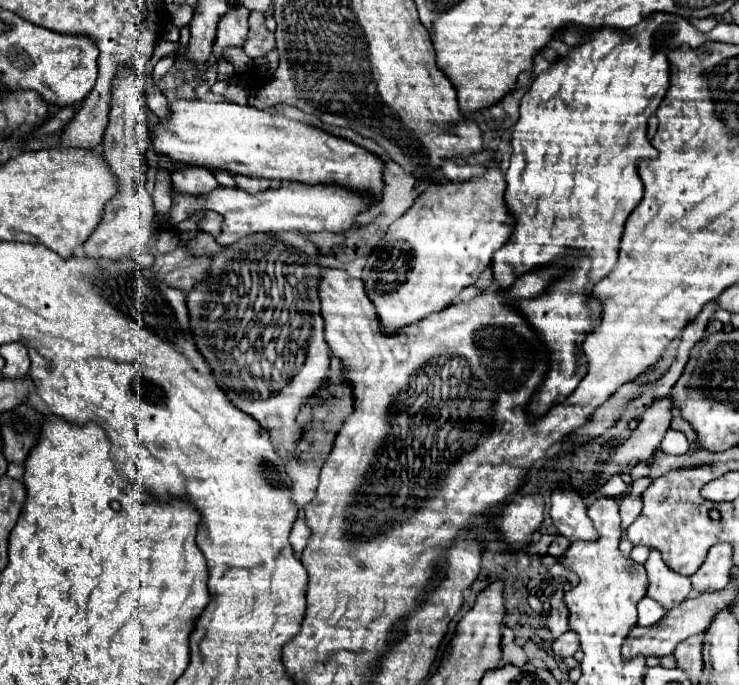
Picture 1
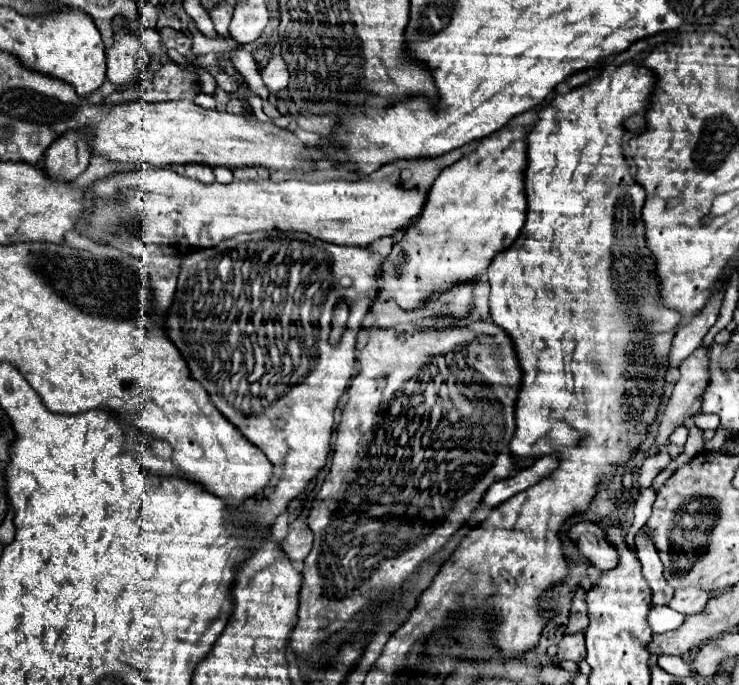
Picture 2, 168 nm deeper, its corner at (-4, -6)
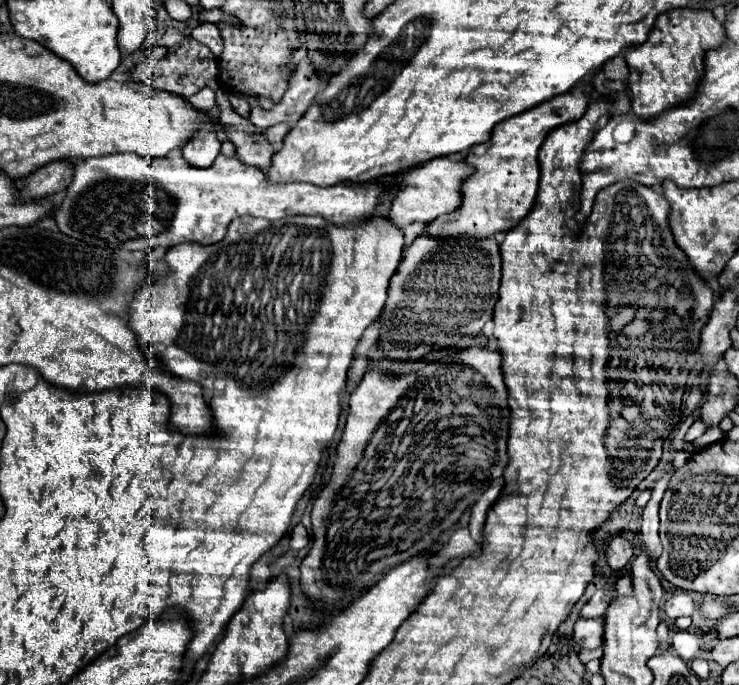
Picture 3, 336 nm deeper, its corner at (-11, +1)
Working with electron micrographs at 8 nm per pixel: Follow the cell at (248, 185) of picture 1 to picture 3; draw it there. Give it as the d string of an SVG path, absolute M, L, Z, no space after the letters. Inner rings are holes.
M217 90L217 106L219 106L219 124L227 128L227 140L231 140L237 148L237 158L249 166L257 166L267 170L271 166L273 146L265 140L265 136L247 120L241 118L229 104L227 94Z

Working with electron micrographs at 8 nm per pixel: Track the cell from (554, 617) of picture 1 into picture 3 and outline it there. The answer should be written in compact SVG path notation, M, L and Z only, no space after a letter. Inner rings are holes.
M597 590L593 594L593 598L581 610L581 618L601 618L601 616L605 616L611 600L613 600L613 596L609 596L605 590Z

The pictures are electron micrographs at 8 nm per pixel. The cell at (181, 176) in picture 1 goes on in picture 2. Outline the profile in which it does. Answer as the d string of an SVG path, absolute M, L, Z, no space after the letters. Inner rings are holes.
M172 165L172 171L176 171L178 175L196 179L200 183L214 183L216 177L212 173L212 167L204 167L204 165Z

